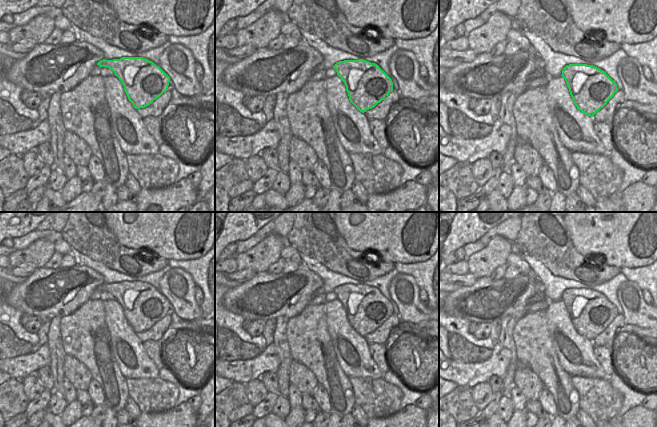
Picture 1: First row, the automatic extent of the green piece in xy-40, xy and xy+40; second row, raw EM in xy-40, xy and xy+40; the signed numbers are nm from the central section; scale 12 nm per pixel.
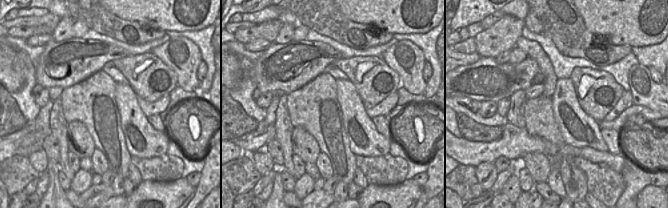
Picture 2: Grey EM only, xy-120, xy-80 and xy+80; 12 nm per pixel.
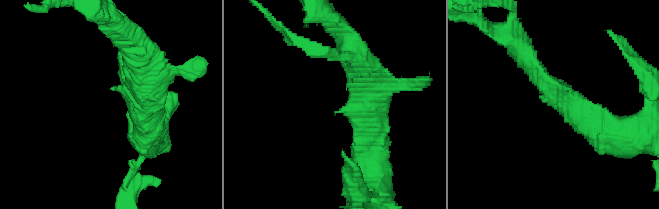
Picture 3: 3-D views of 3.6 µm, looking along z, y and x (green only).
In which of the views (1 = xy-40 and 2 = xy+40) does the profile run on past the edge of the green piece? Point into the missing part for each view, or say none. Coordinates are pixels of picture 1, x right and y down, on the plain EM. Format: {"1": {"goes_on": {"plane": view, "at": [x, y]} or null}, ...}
{"1": {"goes_on": null}, "2": {"goes_on": null}}

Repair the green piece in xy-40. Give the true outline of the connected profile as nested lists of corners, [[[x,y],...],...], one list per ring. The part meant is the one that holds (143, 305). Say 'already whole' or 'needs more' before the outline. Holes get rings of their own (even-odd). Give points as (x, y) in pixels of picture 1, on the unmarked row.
already whole | [[[143,281],[103,283],[97,289],[114,296],[135,333],[149,330],[168,314],[170,301],[159,290]]]

